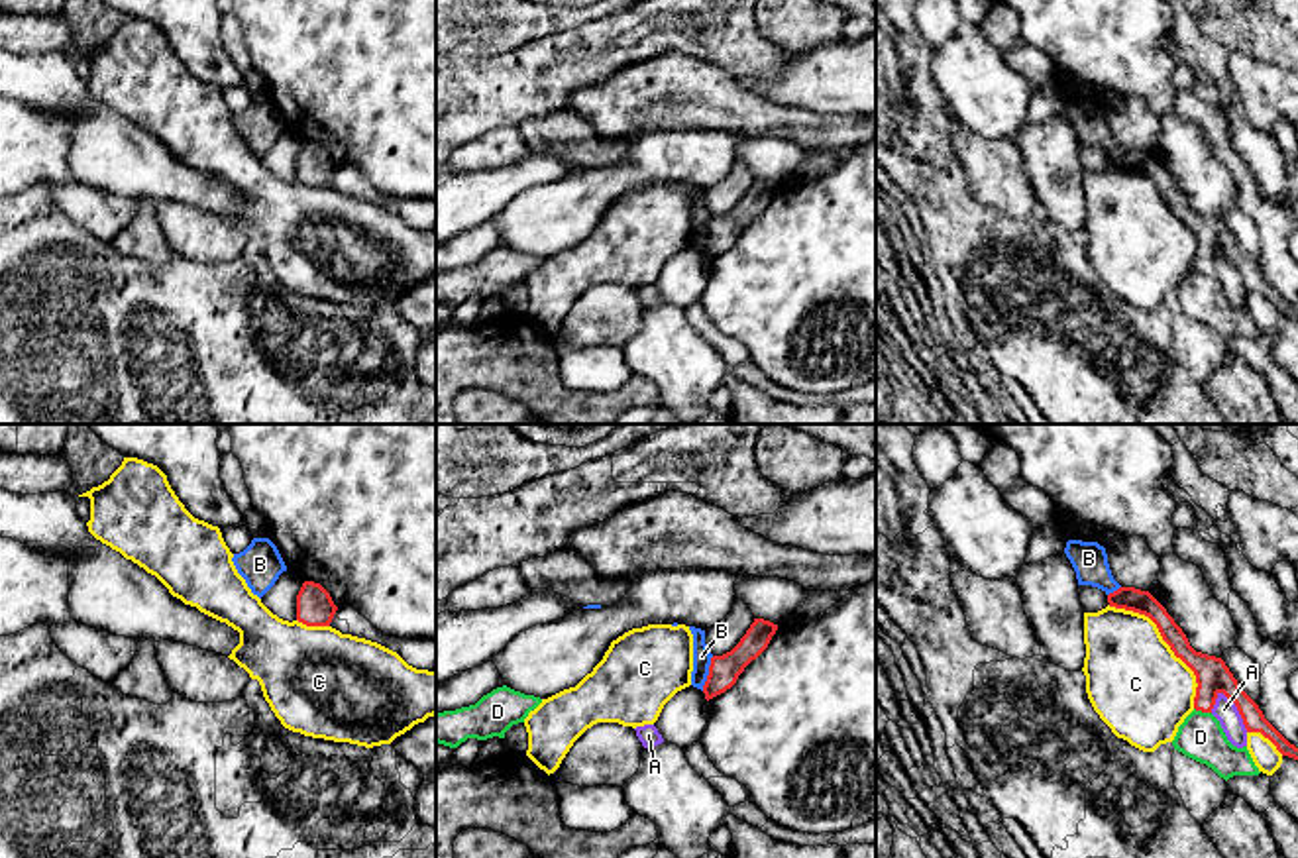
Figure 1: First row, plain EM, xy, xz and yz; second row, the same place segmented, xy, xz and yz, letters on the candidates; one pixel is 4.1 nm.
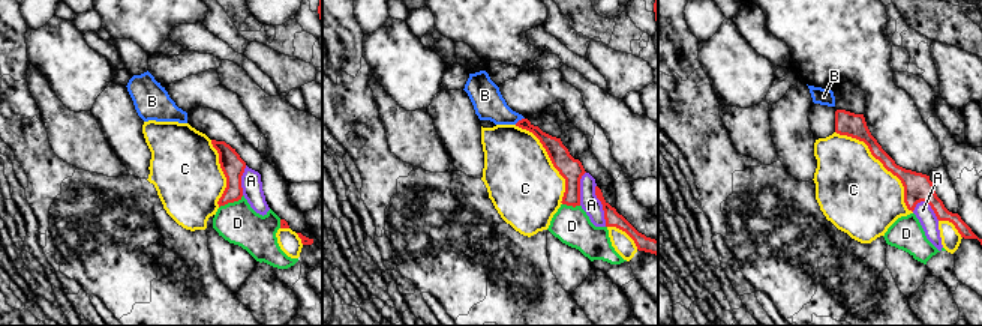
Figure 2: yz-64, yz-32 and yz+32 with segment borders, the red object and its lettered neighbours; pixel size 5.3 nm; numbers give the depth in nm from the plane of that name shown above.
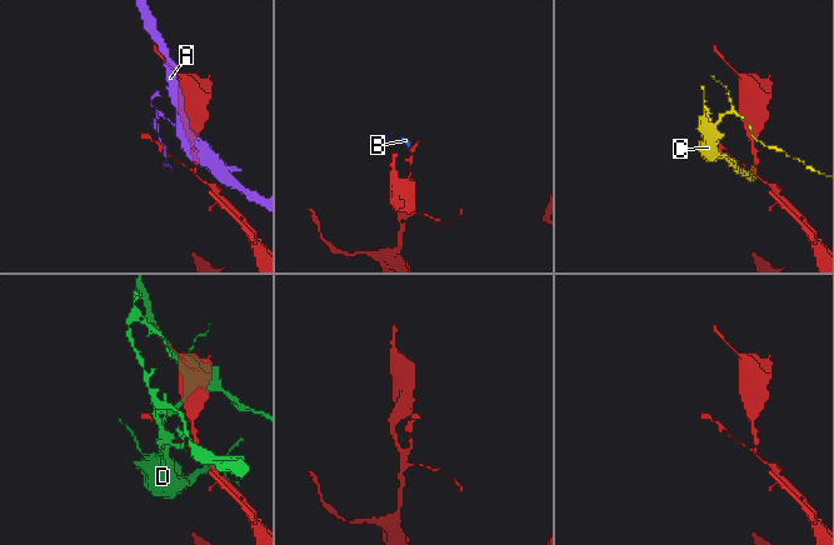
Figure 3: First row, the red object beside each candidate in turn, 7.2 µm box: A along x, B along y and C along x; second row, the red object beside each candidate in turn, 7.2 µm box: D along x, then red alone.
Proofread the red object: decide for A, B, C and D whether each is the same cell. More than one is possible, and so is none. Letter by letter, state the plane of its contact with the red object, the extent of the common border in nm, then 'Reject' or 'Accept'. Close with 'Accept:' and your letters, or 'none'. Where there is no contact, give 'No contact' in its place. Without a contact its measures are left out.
A: Touches red in yz. Shared border 200 nm. Reject
B: Touches red in xz. Shared border 150 nm. Reject
C: Touches red in yz. Shared border 550 nm. Reject
D: Touches red in yz. Shared border 80 nm. Reject
Accept: none

